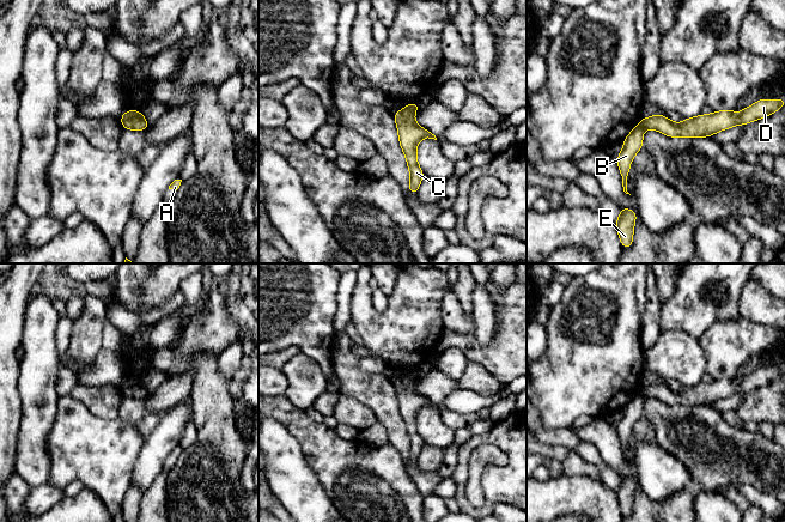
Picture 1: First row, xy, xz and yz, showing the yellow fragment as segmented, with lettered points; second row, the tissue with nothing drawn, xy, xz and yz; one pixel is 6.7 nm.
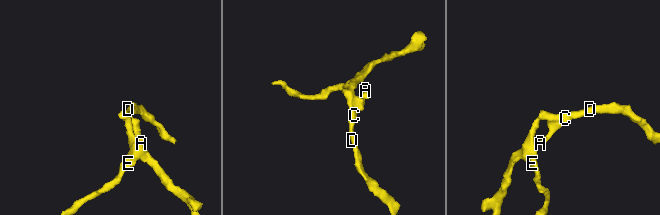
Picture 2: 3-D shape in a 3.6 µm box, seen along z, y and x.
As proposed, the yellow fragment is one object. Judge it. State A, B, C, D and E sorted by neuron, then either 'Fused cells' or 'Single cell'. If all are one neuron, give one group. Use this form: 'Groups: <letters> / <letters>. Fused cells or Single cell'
Groups: A C D / B E. Fused cells

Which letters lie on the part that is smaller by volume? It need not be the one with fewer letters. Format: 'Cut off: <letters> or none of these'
Cut off: A, C, D

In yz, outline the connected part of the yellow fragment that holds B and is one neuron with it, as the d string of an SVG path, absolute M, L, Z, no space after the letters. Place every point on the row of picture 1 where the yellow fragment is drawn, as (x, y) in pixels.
M638 125L633 130L631 130L631 133L623 140L623 148L621 153L616 157L619 170L622 178L623 192L626 194L629 194L627 192L627 178L629 166L635 153L643 148L643 134L644 129L640 125Z

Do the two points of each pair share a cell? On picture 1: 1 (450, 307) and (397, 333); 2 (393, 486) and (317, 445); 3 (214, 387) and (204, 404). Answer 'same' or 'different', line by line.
1: different
2: same
3: same

